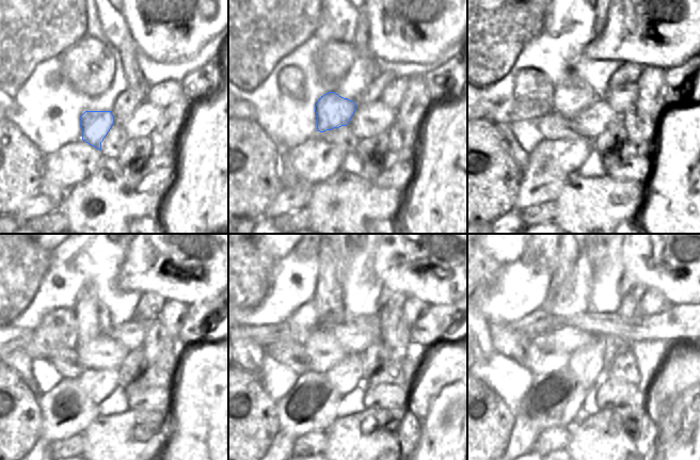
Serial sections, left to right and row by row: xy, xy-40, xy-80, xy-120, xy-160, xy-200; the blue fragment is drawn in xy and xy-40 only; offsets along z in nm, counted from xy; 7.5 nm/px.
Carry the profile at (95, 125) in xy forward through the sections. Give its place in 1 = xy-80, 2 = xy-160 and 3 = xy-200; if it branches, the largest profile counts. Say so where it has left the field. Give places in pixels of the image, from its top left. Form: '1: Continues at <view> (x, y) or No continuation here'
1: Continues at xy-80 (571, 96)
2: Continues at xy-160 (328, 297)
3: Continues at xy-200 (567, 255)

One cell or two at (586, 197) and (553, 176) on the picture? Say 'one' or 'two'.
two

